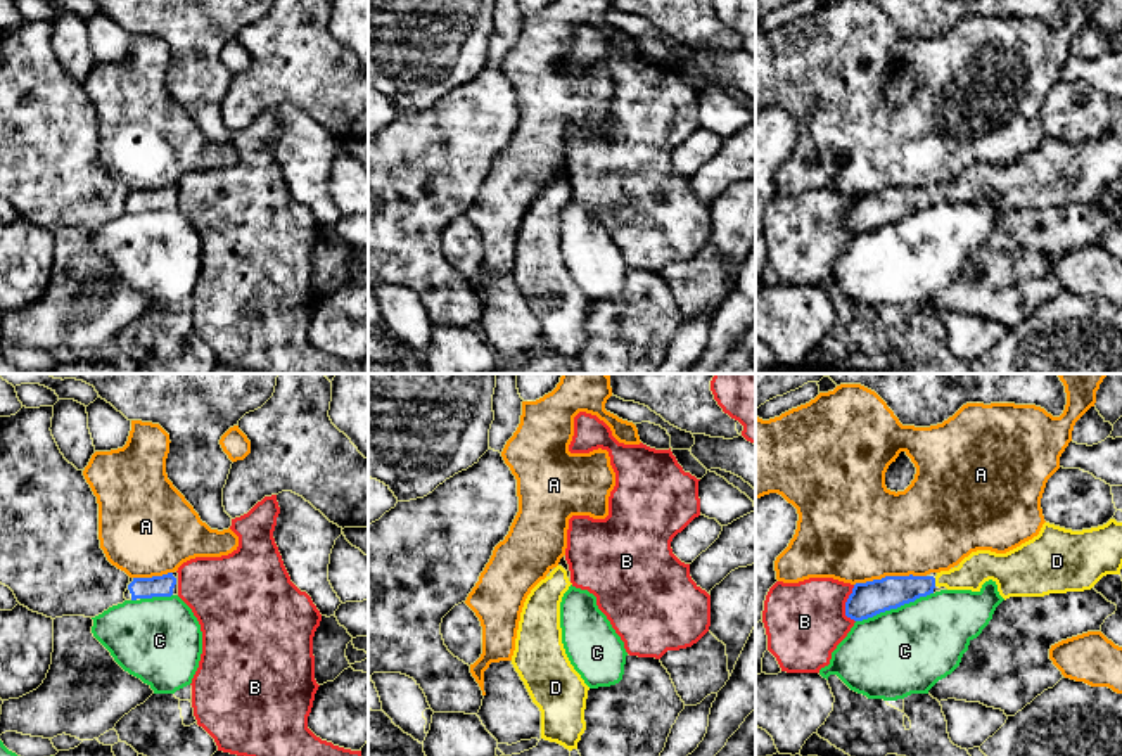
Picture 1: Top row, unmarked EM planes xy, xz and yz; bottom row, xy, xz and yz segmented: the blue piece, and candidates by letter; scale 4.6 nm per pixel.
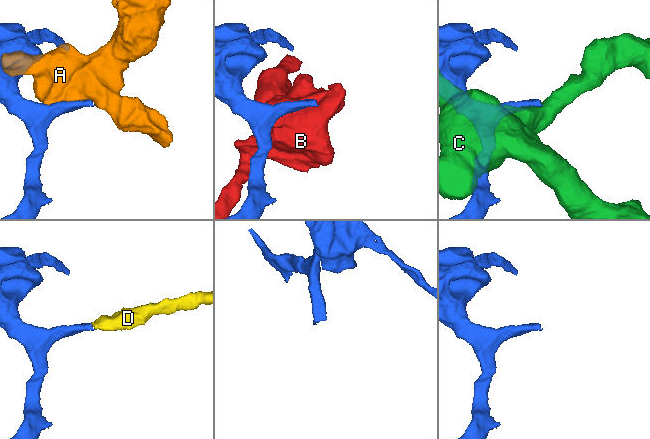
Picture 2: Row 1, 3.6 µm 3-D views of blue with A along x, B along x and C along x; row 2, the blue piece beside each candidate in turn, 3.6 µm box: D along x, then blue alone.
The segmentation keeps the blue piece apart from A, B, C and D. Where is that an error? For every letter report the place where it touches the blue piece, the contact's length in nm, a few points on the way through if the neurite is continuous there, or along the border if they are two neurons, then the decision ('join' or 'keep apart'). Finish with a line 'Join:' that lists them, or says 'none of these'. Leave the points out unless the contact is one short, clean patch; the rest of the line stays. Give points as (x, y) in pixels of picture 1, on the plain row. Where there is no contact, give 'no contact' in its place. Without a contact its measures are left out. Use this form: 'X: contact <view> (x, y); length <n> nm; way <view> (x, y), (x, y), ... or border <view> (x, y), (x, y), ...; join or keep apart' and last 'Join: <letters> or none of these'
A: contact yz (889, 189); length 340 nm; keep apart
B: contact yz (846, 217); length 180 nm; keep apart
C: contact yz (894, 220); length 380 nm; keep apart
D: contact yz (934, 194); length 40 nm; way yz (891, 205), (934, 194), (963, 191), (981, 179); join
Join: D

